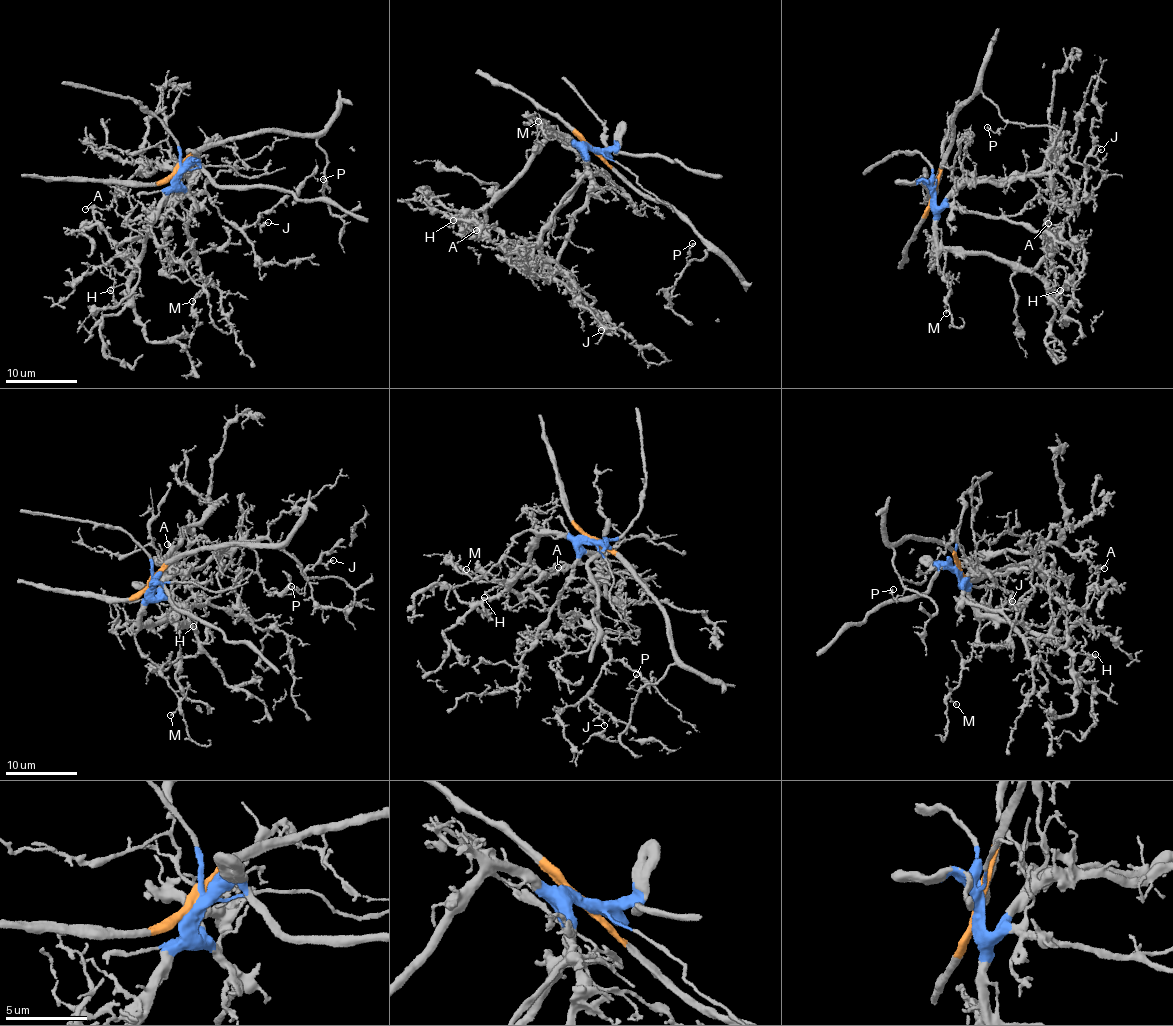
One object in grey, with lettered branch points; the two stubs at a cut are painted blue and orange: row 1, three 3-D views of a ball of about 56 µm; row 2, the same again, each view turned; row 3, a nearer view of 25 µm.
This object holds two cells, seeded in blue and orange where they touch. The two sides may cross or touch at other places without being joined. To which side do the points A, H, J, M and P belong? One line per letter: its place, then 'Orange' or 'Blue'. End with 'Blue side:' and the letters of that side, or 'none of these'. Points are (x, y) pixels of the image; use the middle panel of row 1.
A: Place: (476, 230). Blue
H: Place: (453, 220). Blue
J: Place: (601, 330). Blue
M: Place: (538, 121). Blue
P: Place: (692, 243). Orange
Blue side: A, H, J, M

